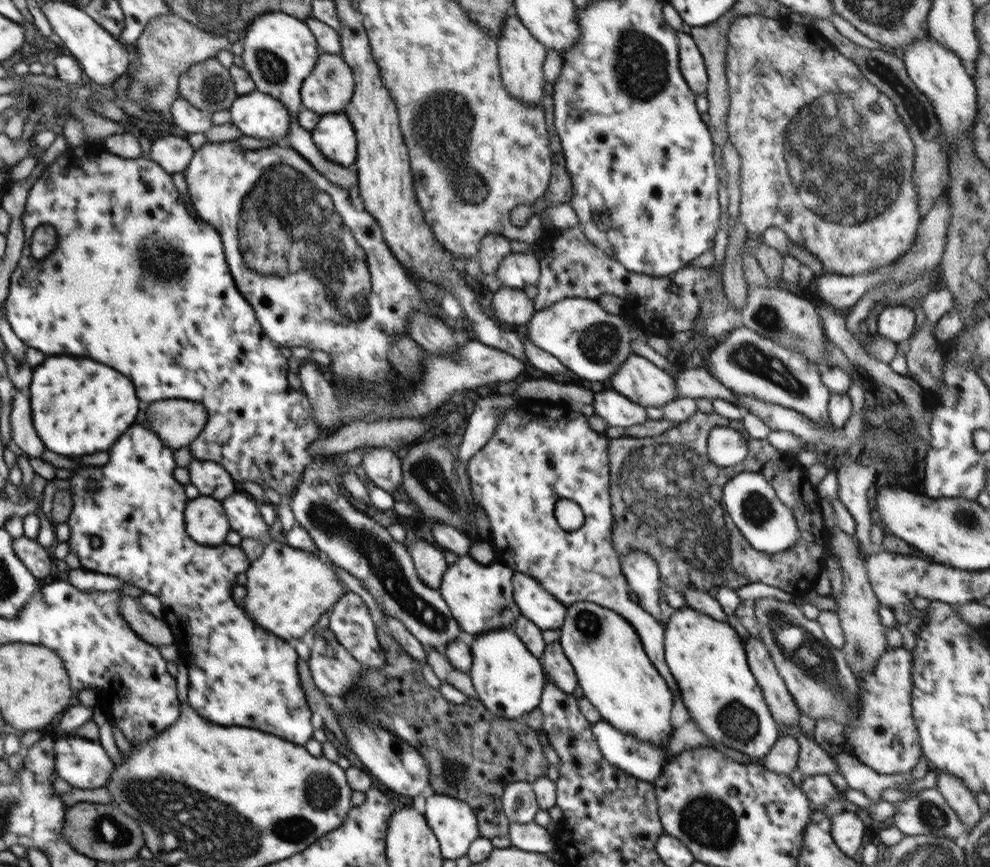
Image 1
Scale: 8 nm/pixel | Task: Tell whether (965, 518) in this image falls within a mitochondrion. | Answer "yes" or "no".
yes

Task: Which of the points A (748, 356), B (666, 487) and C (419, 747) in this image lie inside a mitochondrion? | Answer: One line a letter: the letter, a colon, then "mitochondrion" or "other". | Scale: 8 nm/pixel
A: mitochondrion
B: mitochondrion
C: other

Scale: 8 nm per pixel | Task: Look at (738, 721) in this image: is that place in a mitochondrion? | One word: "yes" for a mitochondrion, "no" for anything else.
yes

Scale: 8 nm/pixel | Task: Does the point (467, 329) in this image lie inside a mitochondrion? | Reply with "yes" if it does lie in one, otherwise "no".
no

